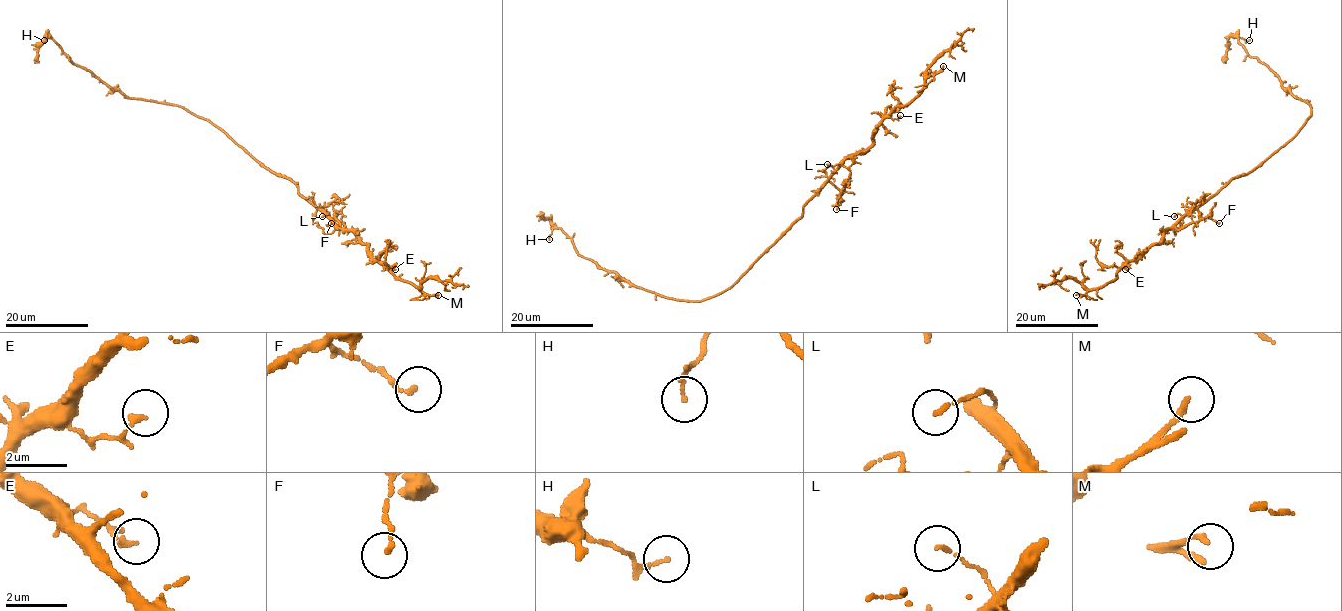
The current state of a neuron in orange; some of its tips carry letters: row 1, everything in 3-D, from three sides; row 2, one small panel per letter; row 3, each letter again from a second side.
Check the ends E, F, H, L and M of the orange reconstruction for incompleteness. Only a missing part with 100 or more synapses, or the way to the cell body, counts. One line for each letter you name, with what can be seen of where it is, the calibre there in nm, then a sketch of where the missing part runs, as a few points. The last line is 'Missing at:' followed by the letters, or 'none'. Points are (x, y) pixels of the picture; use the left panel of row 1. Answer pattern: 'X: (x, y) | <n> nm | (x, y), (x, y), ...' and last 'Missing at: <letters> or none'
M: (438, 295) | 180 nm | (438, 295), (473, 312), (468, 313), (485, 306)
Missing at: M

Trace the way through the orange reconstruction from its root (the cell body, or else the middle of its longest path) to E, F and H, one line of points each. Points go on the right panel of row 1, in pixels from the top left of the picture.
E: (1254, 168), (1237, 175), (1186, 212), (1163, 233), (1157, 243), (1133, 259), (1125, 269)
F: (1254, 168), (1234, 177), (1193, 208), (1175, 227), (1184, 228), (1205, 217), (1219, 223)
H: (1254, 168), (1302, 128), (1310, 116), (1310, 106), (1287, 90), (1267, 66), (1250, 56), (1238, 37), (1249, 40)

